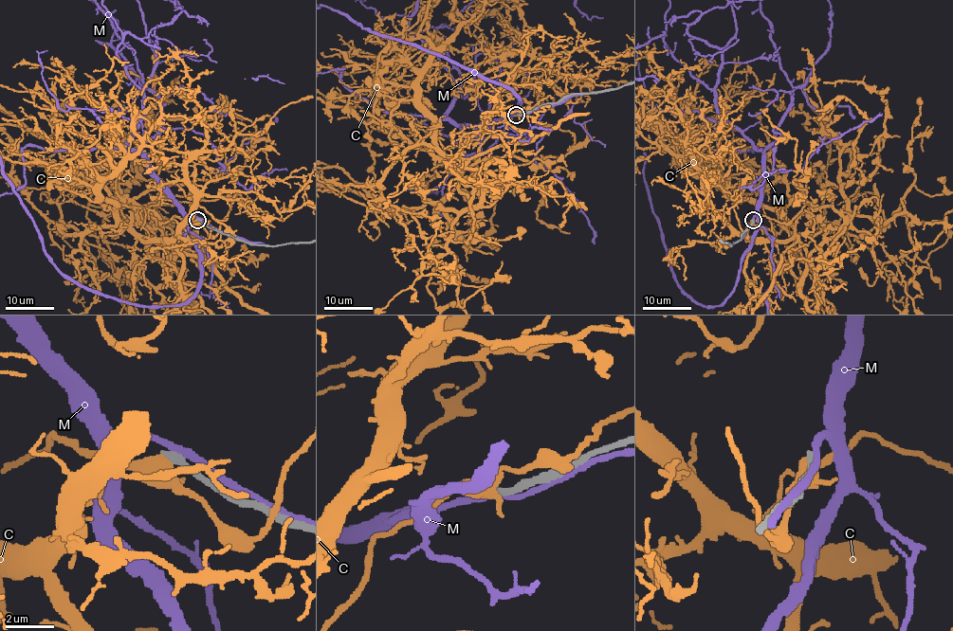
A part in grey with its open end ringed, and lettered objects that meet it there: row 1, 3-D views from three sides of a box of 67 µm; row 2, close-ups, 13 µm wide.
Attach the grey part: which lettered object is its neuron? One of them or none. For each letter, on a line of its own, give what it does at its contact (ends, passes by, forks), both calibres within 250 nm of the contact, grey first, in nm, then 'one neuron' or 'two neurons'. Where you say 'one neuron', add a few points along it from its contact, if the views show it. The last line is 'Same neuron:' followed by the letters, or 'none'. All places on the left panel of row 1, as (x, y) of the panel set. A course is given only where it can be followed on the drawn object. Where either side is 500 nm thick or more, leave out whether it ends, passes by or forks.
C: it passes by; calibres 320 and 480 nm; two neurons
M: it passes by; calibres 340 and 260 nm; two neurons
Same neuron: none

